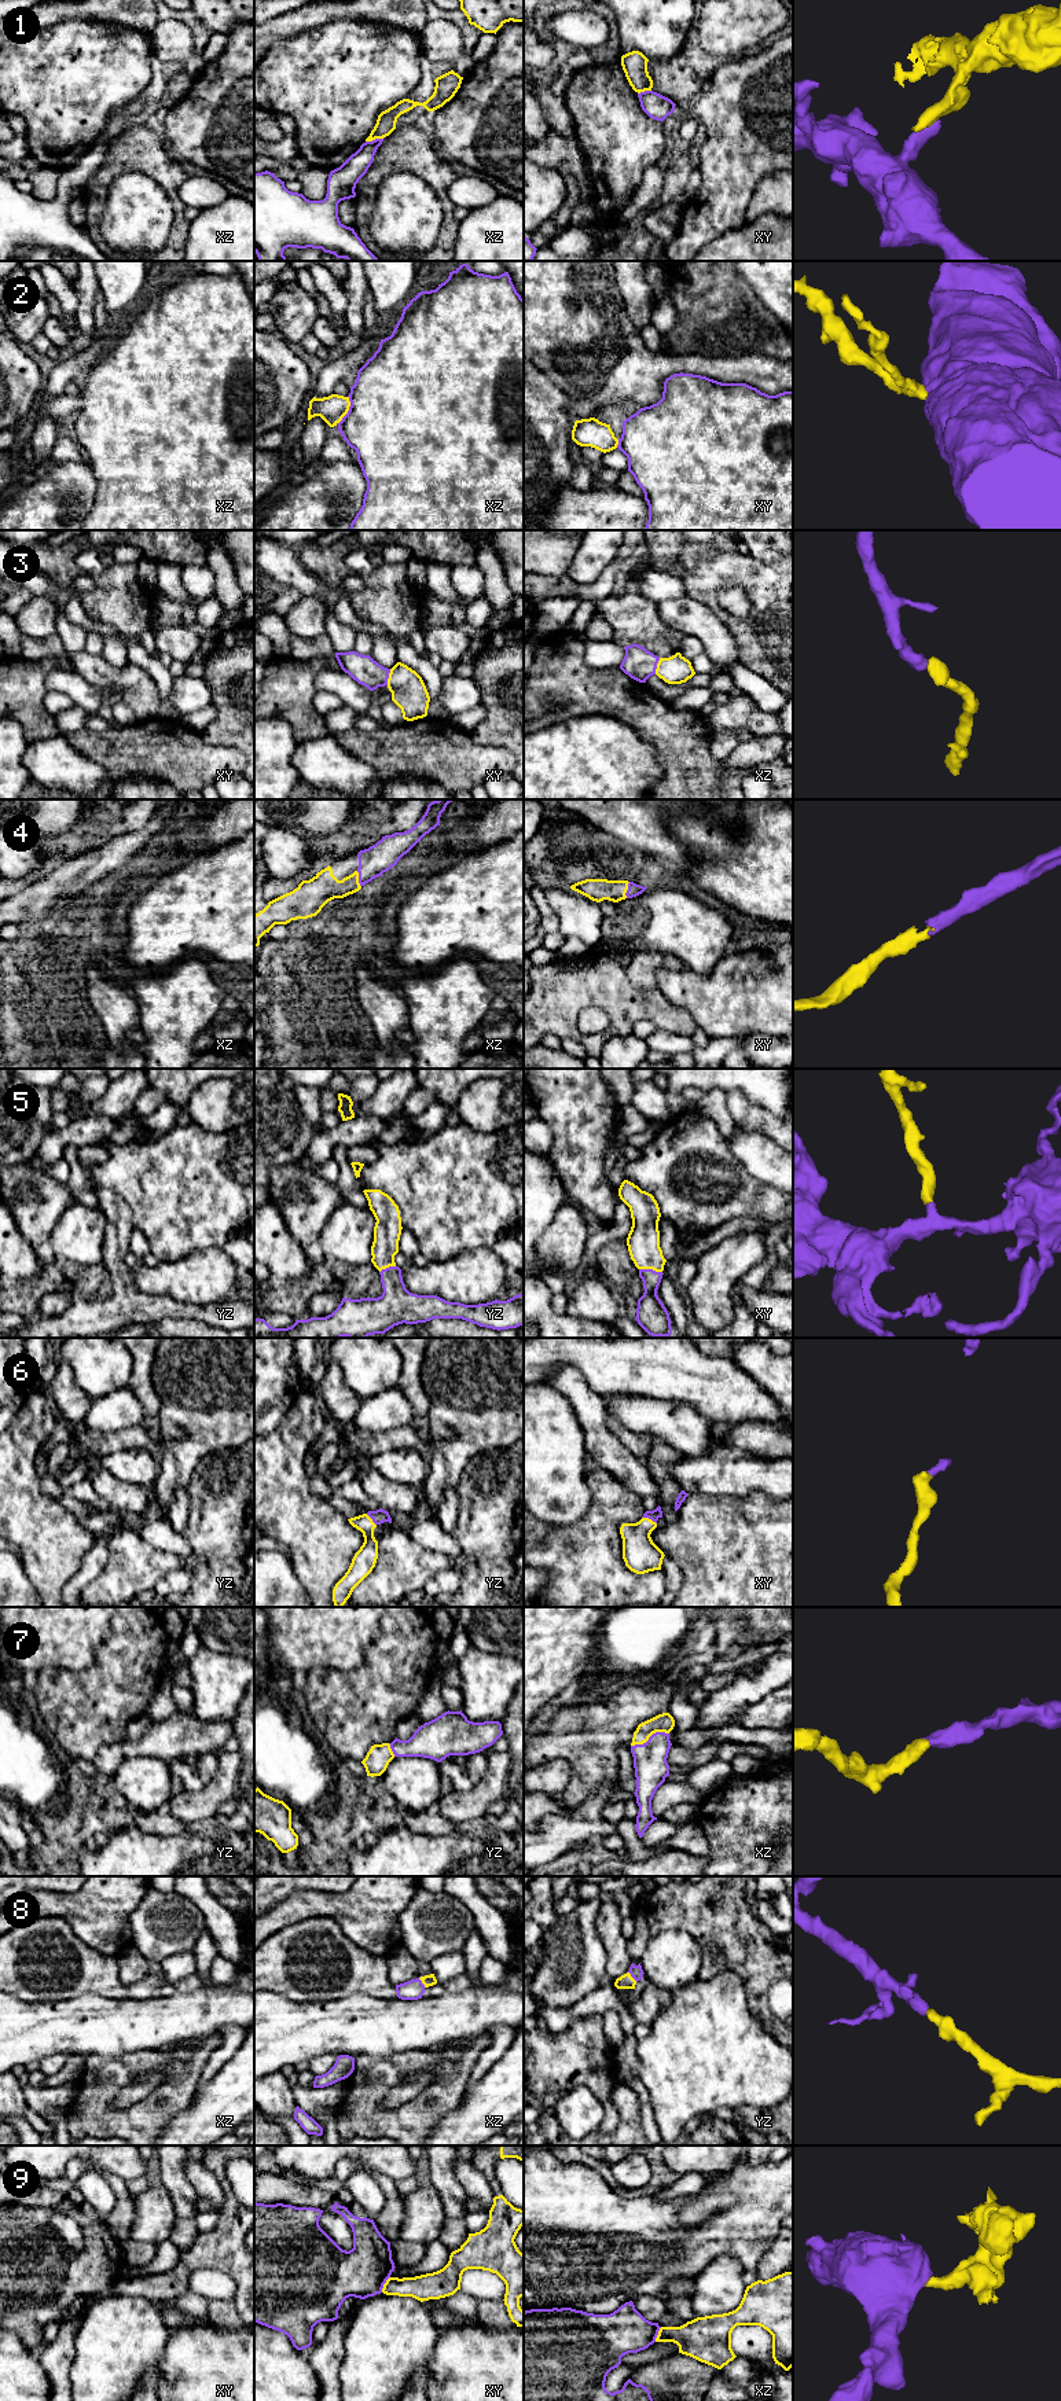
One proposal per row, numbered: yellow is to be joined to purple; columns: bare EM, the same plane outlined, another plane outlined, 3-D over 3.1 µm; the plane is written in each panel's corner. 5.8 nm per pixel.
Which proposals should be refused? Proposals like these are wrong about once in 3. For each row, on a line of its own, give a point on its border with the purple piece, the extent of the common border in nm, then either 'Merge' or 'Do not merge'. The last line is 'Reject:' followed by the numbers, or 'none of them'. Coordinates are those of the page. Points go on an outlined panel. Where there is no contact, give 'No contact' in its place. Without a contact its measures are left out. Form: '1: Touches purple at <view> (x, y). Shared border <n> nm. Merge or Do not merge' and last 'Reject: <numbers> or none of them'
1: Touches purple at xz (375, 139). Shared border 120 nm. Do not merge
2: Touches purple at xz (349, 410). Shared border 180 nm. Merge
3: Touches purple at xy (388, 677). Shared border 100 nm. Merge
4: Touches purple at xy (627, 890). Shared border 100 nm. Merge
5: Touches purple at xy (650, 1269). Shared border 140 nm. Merge
6: Touches purple at xy (649, 1518). Shared border 100 nm. Merge
7: Touches purple at xz (649, 1738). Shared border 240 nm. Merge
8: Touches purple at yz (632, 1977). Shared border 80 nm. Merge
9: Touches purple at xy (384, 2283). Shared border 110 nm. Do not merge
Reject: 1, 9

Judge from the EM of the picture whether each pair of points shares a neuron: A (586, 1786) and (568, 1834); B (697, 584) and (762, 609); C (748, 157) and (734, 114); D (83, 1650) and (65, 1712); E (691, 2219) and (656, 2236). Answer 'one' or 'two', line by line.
A: two
B: one
C: one
D: two
E: two

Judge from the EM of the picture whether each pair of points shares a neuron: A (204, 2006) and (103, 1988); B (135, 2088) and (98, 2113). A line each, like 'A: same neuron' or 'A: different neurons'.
A: different neurons
B: different neurons

